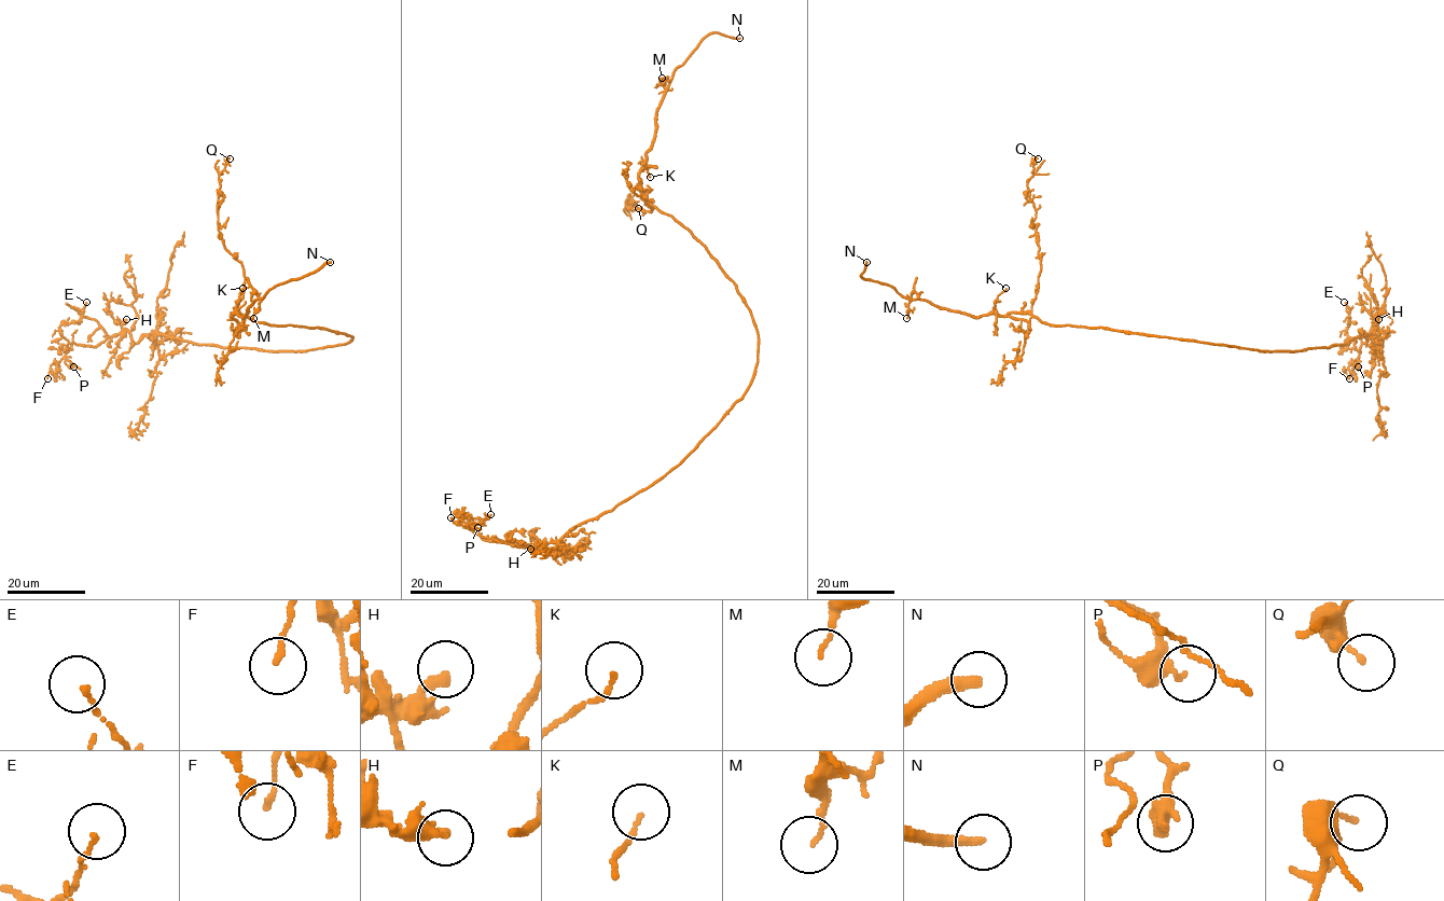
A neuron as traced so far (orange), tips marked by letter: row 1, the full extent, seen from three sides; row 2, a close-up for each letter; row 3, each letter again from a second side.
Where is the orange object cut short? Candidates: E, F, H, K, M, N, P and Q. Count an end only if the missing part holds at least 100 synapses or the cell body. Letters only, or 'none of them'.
N

